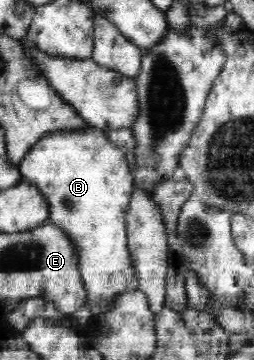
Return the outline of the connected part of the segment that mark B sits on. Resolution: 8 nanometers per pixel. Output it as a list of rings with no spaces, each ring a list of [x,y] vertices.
[[[95,127],[95,130],[79,130],[79,134],[73,134],[73,131],[67,131],[67,134],[51,134],[51,138],[43,137],[43,142],[39,142],[39,146],[35,146],[35,150],[31,150],[30,153],[27,154],[27,158],[23,158],[23,161],[18,167],[19,171],[21,171],[23,181],[35,185],[40,190],[40,193],[43,194],[44,200],[47,201],[48,223],[59,227],[76,247],[78,269],[80,277],[83,279],[84,289],[86,290],[86,302],[91,305],[93,316],[102,315],[104,311],[107,311],[109,303],[111,303],[120,292],[138,289],[138,282],[133,272],[131,255],[128,249],[126,224],[126,213],[129,212],[131,194],[135,189],[134,178],[132,171],[129,169],[126,154],[113,144],[113,142],[108,141],[106,133]]]

